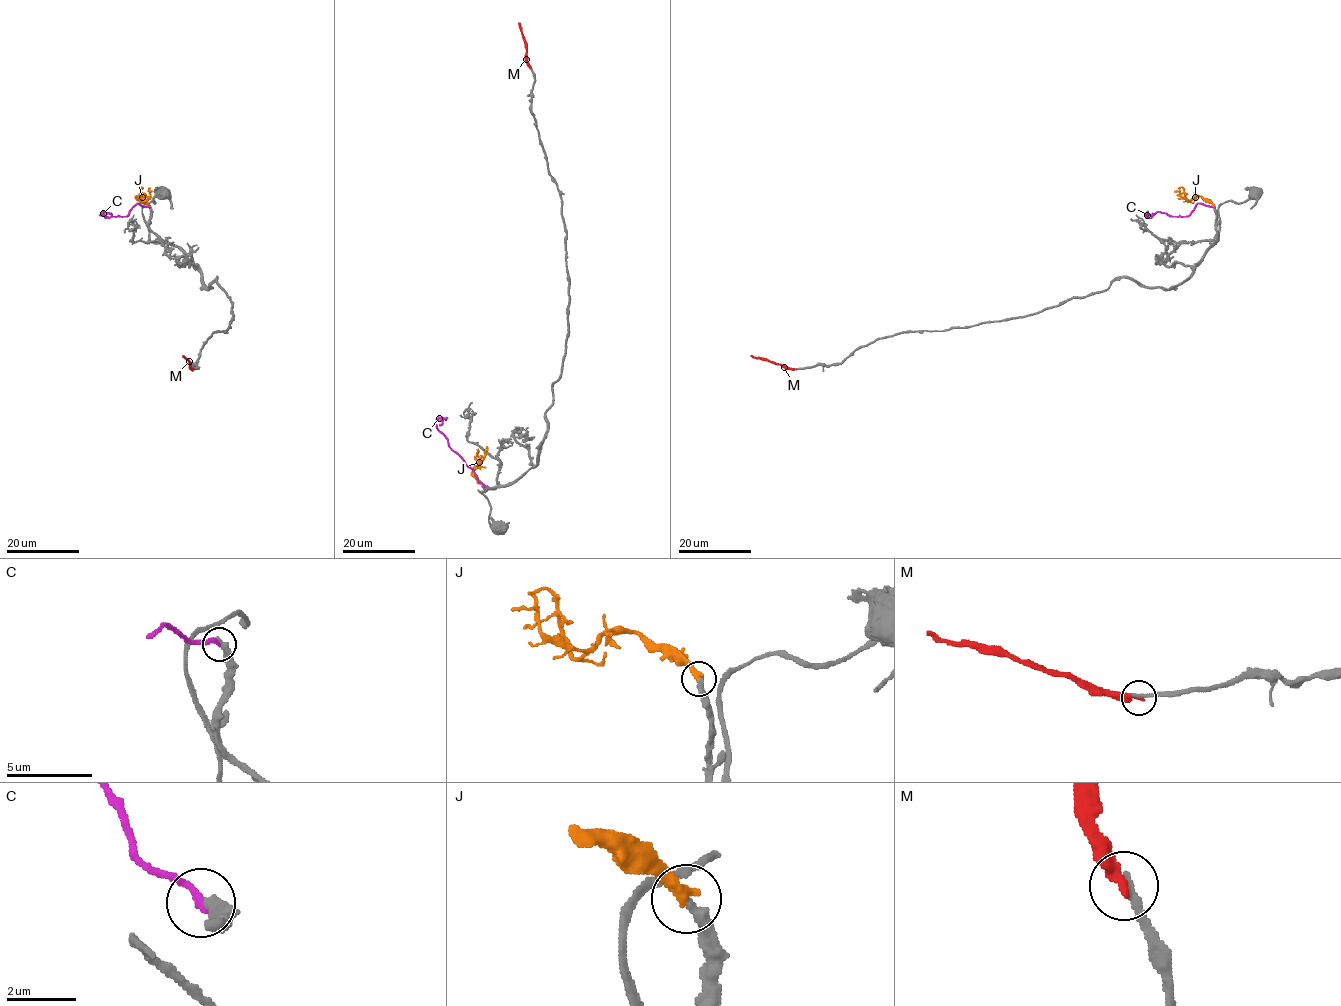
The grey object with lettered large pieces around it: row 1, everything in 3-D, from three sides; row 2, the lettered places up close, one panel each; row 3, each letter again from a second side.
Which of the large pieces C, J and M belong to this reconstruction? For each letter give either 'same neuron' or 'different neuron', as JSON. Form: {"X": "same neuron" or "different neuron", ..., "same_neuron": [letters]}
{"C": "different neuron", "J": "same neuron", "M": "different neuron", "same_neuron": ["J"]}

